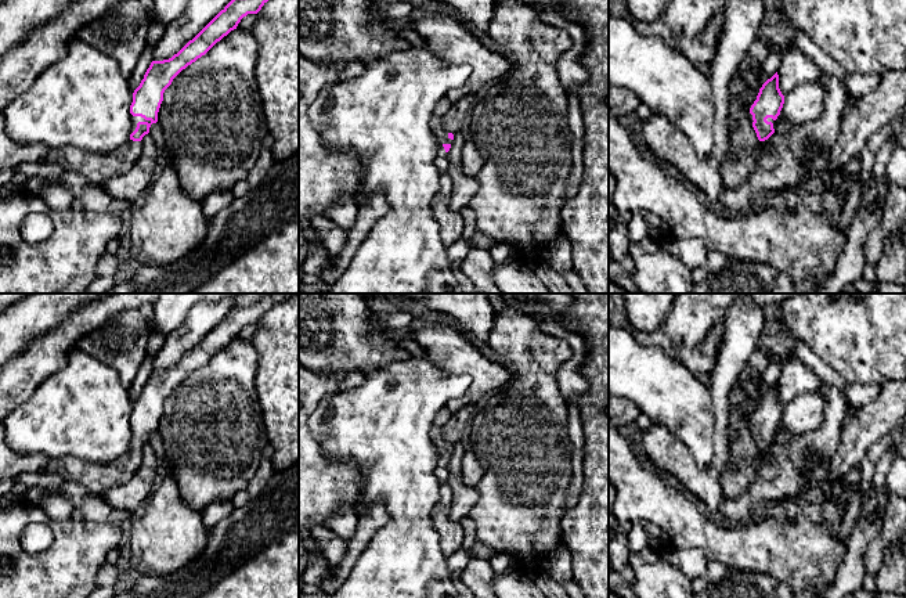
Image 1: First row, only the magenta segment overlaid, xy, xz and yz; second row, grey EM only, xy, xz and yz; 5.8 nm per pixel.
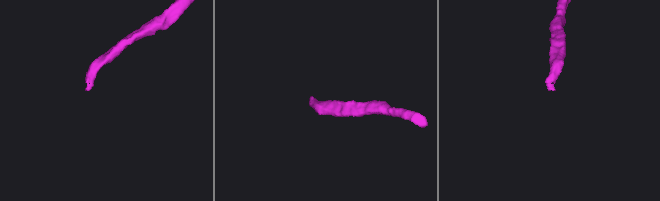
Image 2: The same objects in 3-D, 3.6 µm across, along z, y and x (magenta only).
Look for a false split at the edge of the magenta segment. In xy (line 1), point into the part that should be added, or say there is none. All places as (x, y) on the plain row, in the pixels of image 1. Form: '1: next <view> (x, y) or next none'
1: next xy (96, 478)

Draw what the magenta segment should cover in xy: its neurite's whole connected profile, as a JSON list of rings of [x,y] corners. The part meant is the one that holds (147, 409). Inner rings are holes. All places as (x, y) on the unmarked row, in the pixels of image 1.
[[[264,293],[261,299],[245,307],[235,306],[192,350],[169,370],[152,371],[144,389],[133,403],[130,415],[131,444],[126,455],[107,465],[84,462],[76,458],[51,460],[46,472],[59,473],[66,480],[80,483],[84,490],[102,496],[107,490],[129,482],[141,464],[142,447],[158,432],[165,400],[188,375],[205,365],[217,352],[237,339],[248,324],[257,324],[278,302],[297,293]]]

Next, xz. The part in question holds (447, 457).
[[[434,428],[432,433],[433,439],[436,440],[438,448],[438,465],[448,465],[451,454],[454,451],[454,444],[447,443],[441,436],[441,428]]]

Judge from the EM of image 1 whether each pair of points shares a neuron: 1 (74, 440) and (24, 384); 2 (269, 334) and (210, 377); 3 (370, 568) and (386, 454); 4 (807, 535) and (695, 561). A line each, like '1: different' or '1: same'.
1: different
2: different
3: same
4: different

